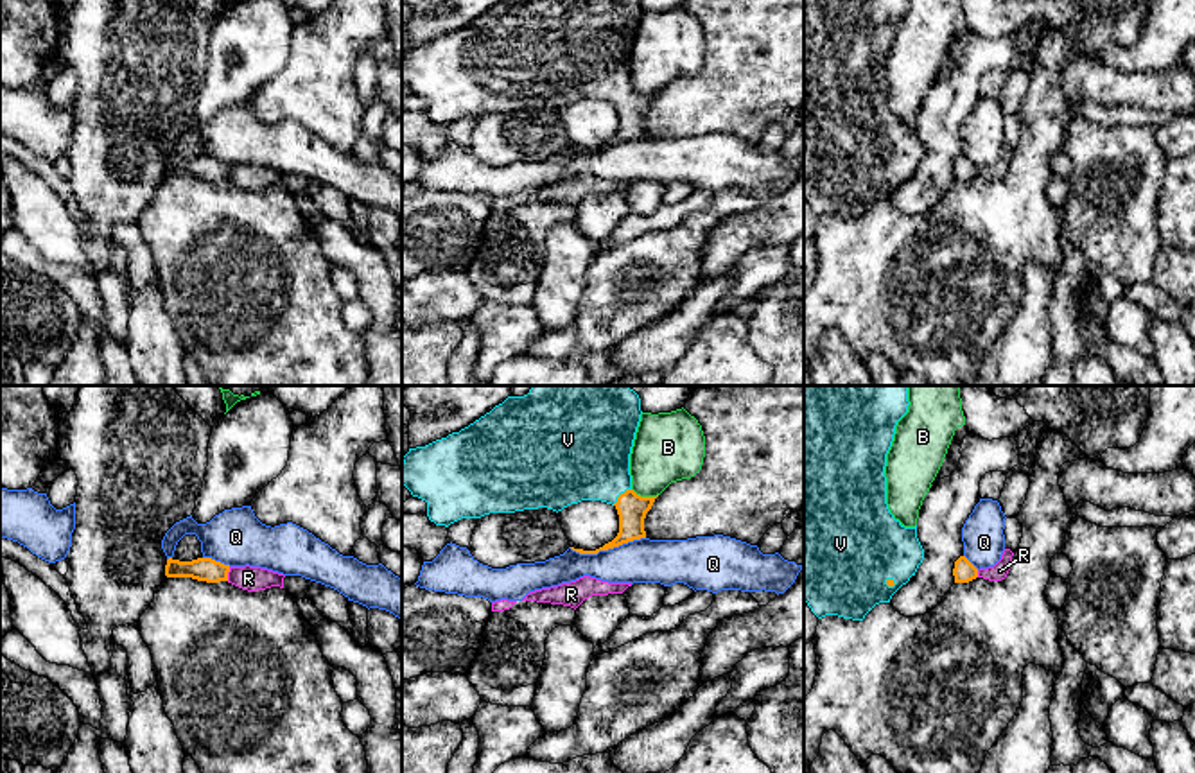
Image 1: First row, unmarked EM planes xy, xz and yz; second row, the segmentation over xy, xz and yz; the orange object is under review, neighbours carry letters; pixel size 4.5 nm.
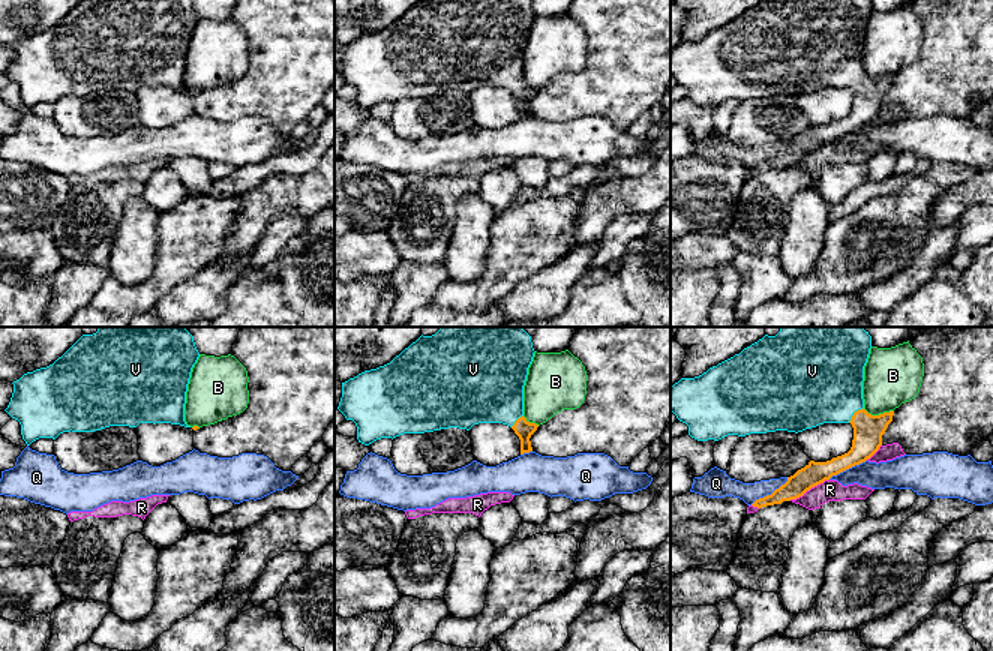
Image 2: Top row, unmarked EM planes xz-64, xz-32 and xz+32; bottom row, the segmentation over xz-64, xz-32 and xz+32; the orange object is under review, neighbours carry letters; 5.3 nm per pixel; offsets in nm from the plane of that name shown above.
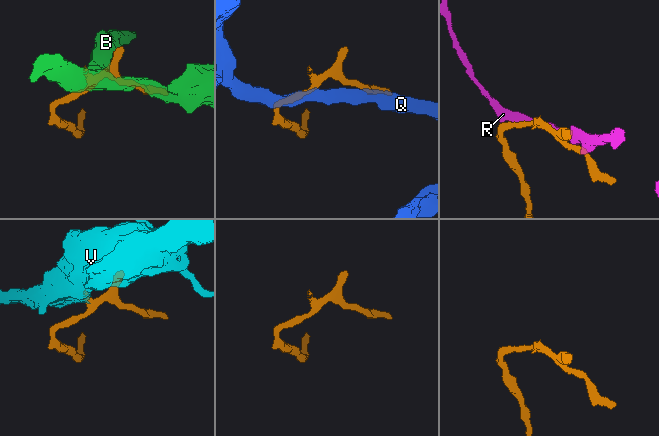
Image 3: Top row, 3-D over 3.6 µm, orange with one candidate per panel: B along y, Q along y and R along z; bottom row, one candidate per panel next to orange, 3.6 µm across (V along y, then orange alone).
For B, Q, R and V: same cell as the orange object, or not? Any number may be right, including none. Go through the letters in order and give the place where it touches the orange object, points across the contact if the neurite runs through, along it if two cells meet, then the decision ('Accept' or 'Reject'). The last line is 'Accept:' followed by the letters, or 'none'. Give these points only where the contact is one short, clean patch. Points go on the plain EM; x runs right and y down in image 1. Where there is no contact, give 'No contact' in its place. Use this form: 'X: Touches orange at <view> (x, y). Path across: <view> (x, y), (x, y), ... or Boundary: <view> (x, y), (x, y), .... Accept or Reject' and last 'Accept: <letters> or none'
B: Touches orange at xz (645, 95). Reject
Q: Touches orange at xz (607, 147). Reject
R: Touches orange at xy (226, 173). Reject
V: Touches orange at xz (619, 94). Path across: xz (632, 106), (619, 94), (584, 51). Accept
Accept: V

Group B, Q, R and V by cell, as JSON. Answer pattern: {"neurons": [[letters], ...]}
{"neurons": [["B"], ["Q"], ["R"], ["V"]]}

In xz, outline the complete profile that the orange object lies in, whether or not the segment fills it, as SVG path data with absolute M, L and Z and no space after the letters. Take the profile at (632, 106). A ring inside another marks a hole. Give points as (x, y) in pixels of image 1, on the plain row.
M502 0L495 4L490 11L470 22L468 25L461 27L459 30L452 30L447 36L436 38L425 45L409 47L409 50L402 56L402 84L406 84L413 95L418 95L427 100L427 115L436 124L449 126L450 122L461 117L481 117L490 111L515 111L524 108L538 108L547 106L553 109L562 109L571 102L578 102L581 99L601 99L612 102L619 113L619 131L617 135L605 142L596 149L572 149L580 152L598 152L599 149L608 149L619 145L623 142L646 136L644 129L644 117L646 111L651 108L657 95L641 95L632 88L632 74L630 74L630 52L635 38L635 30L641 20L641 0Z

